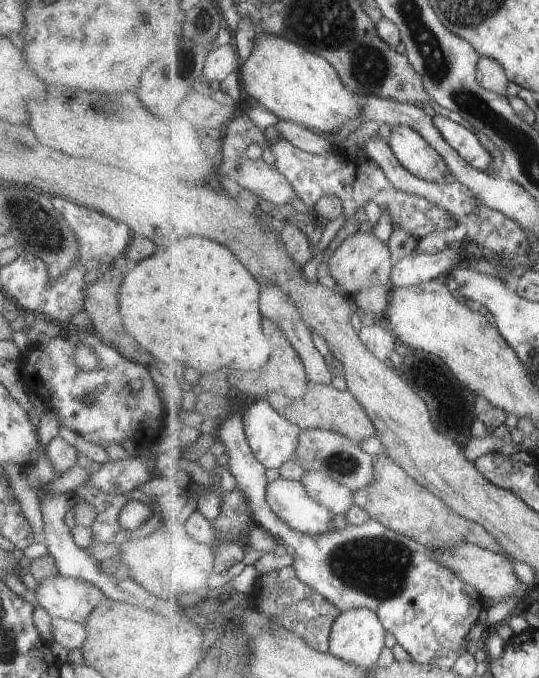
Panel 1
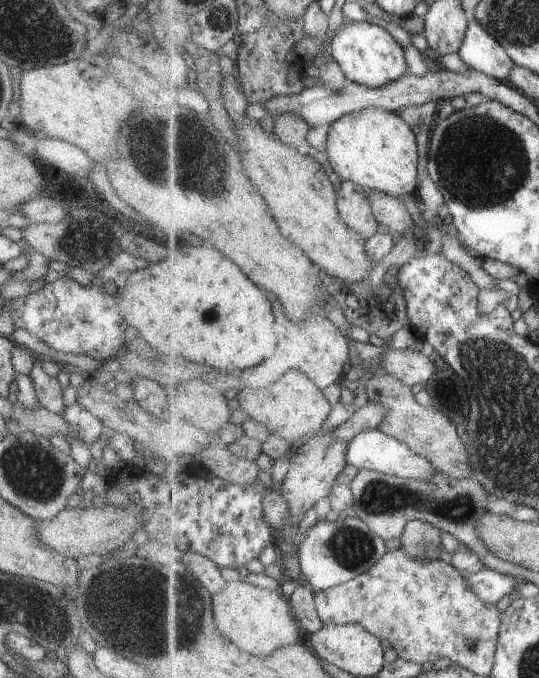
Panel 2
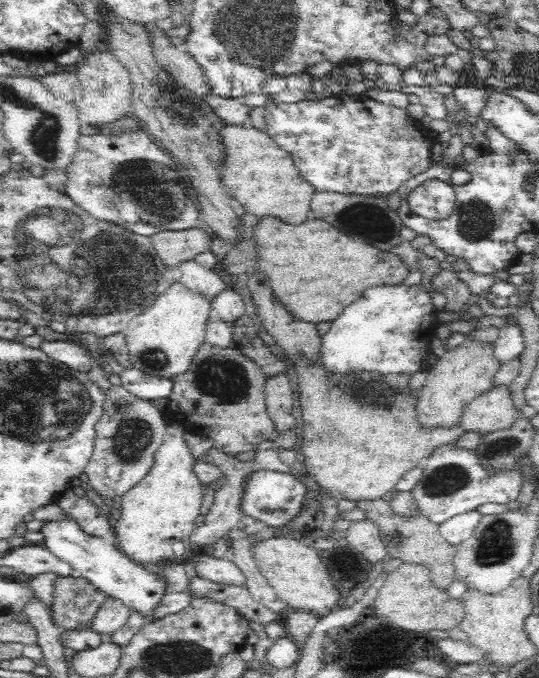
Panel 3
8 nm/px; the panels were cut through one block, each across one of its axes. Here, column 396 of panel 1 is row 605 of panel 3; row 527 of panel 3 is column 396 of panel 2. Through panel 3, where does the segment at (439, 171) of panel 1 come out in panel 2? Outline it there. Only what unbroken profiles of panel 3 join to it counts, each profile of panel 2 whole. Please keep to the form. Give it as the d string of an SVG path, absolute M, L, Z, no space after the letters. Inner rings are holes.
M344 18L334 32L331 47L331 55L337 59L345 76L367 88L383 88L408 74L407 58L403 59L403 46L382 26Z

